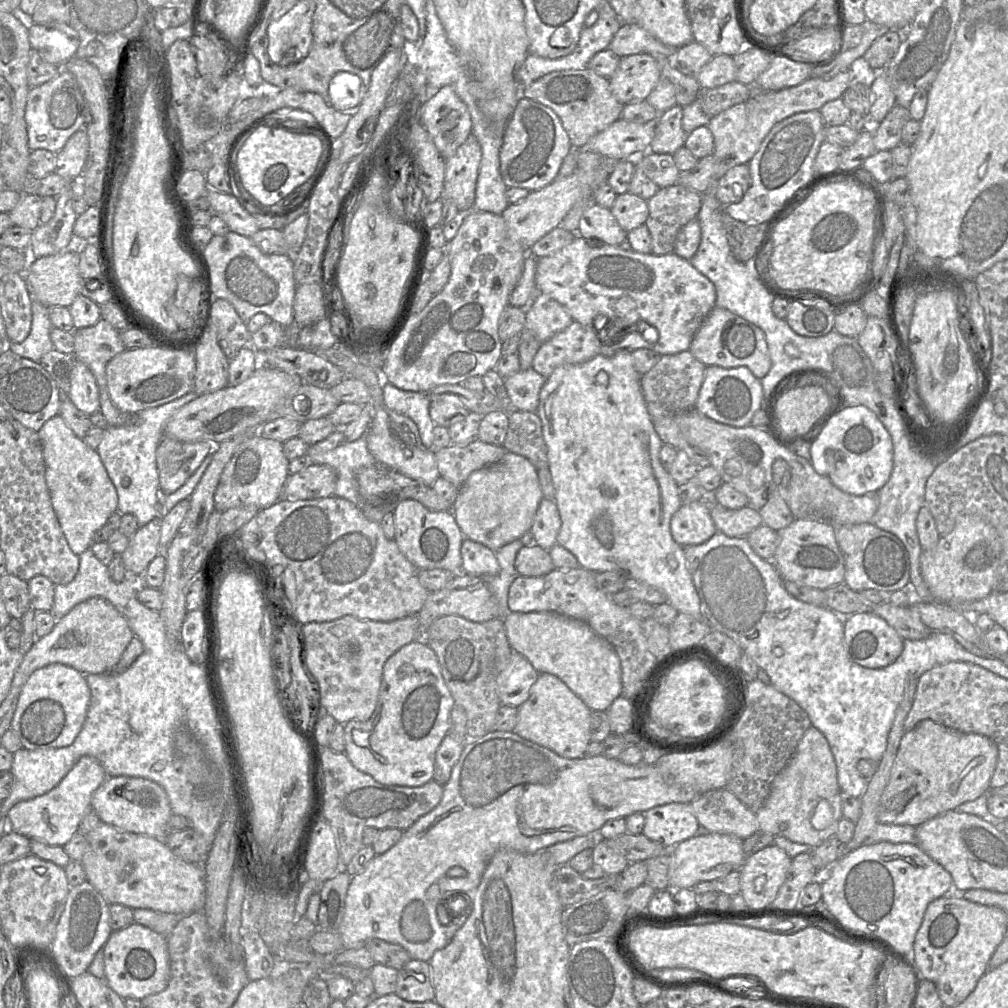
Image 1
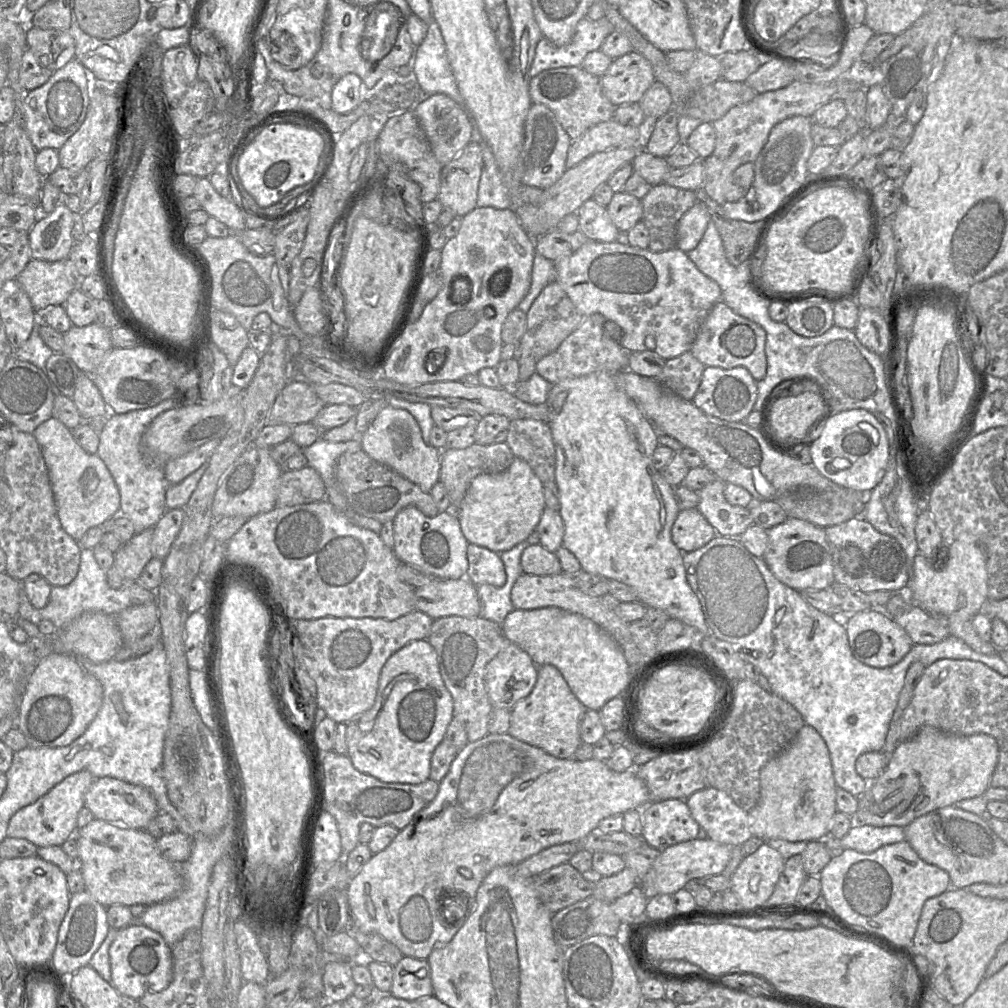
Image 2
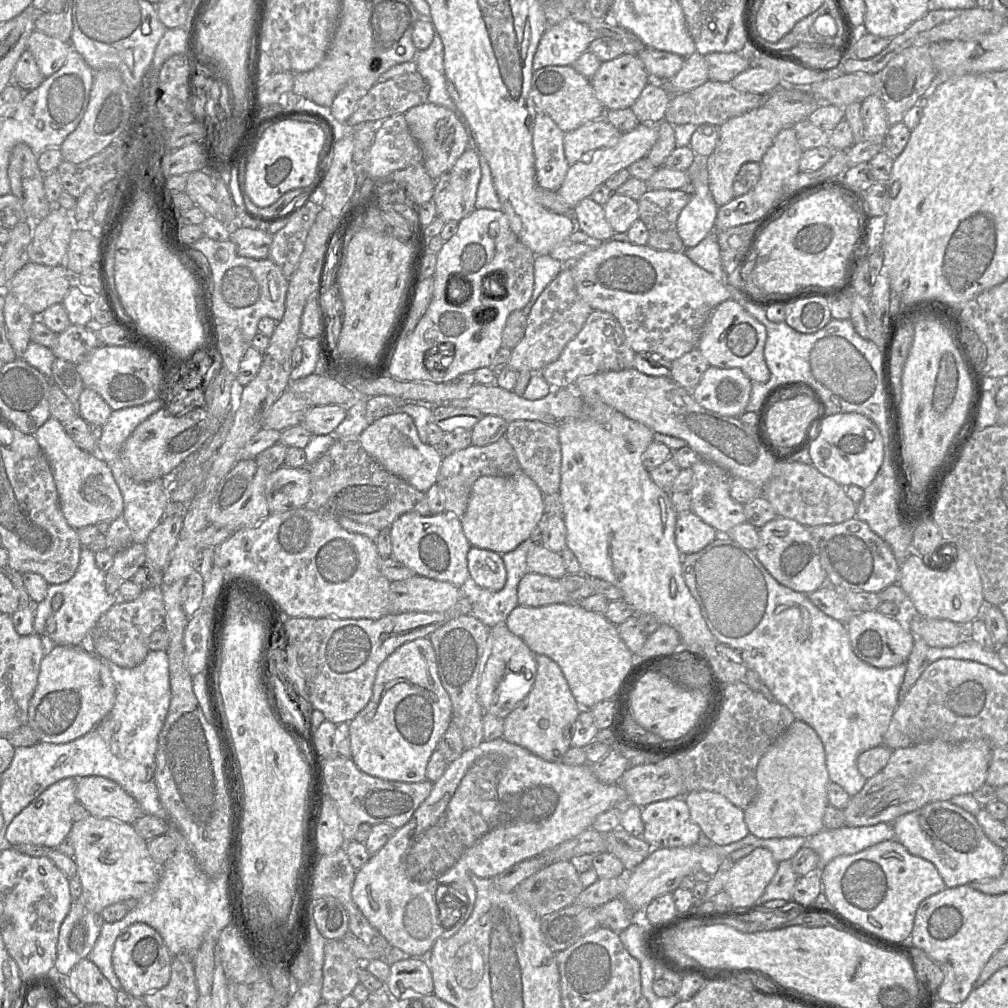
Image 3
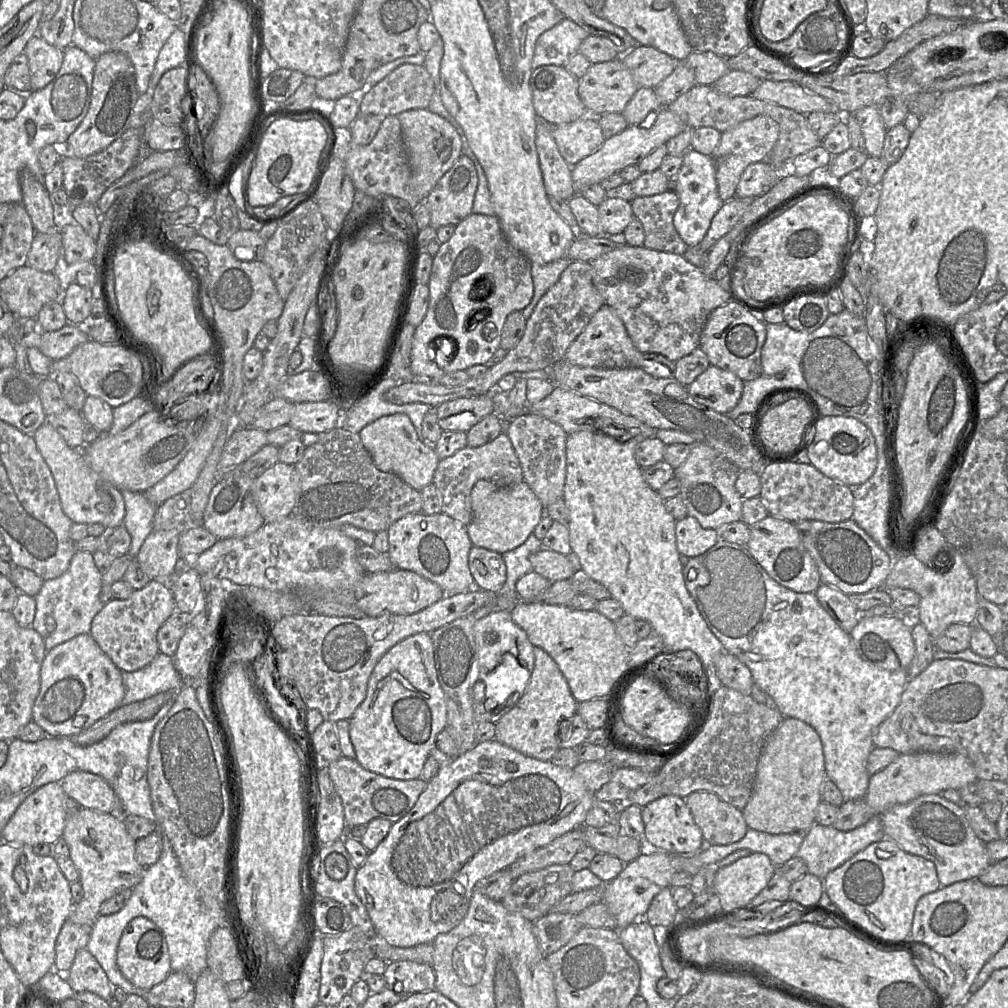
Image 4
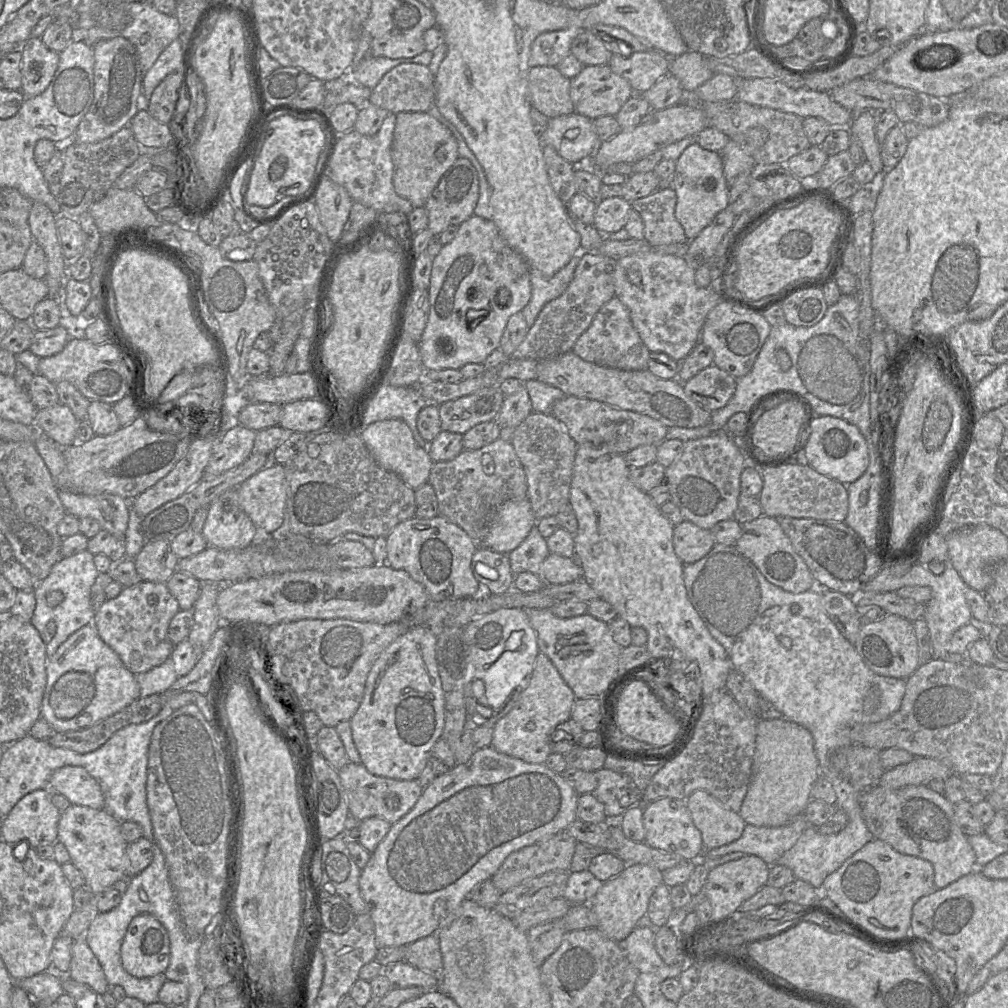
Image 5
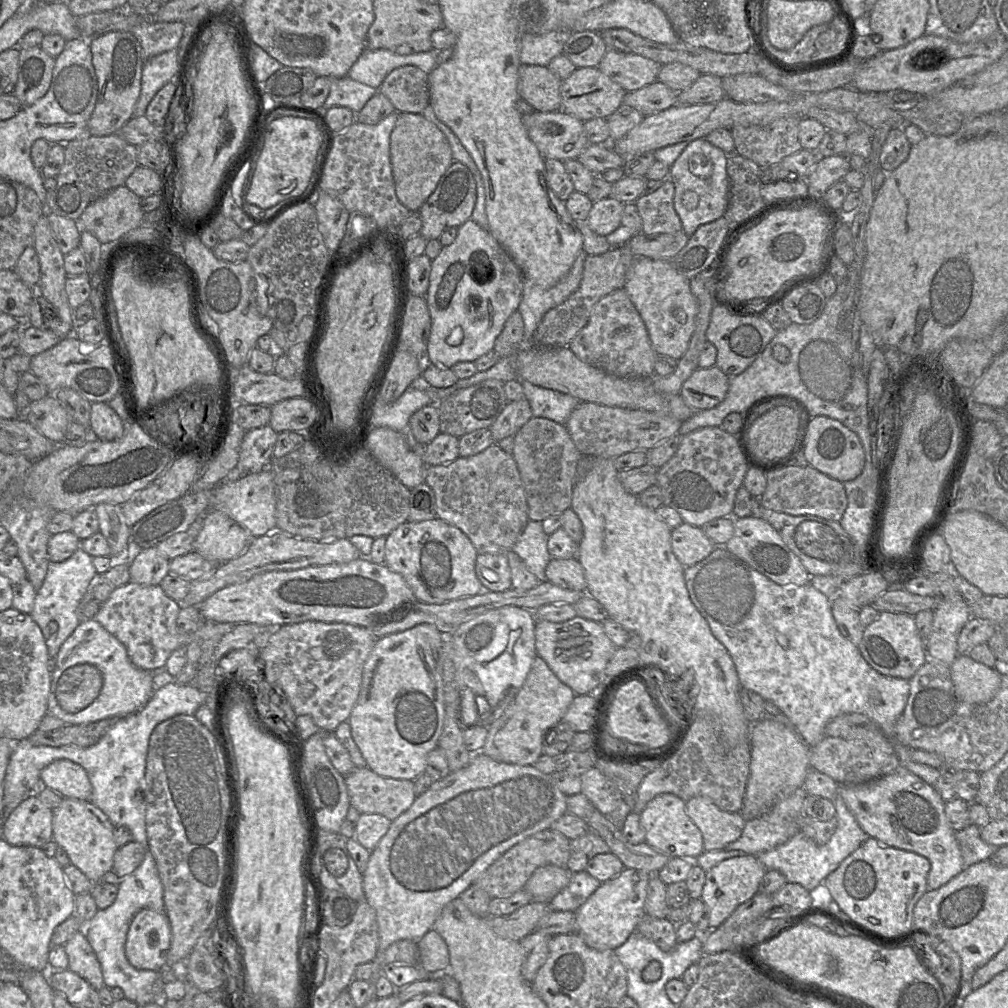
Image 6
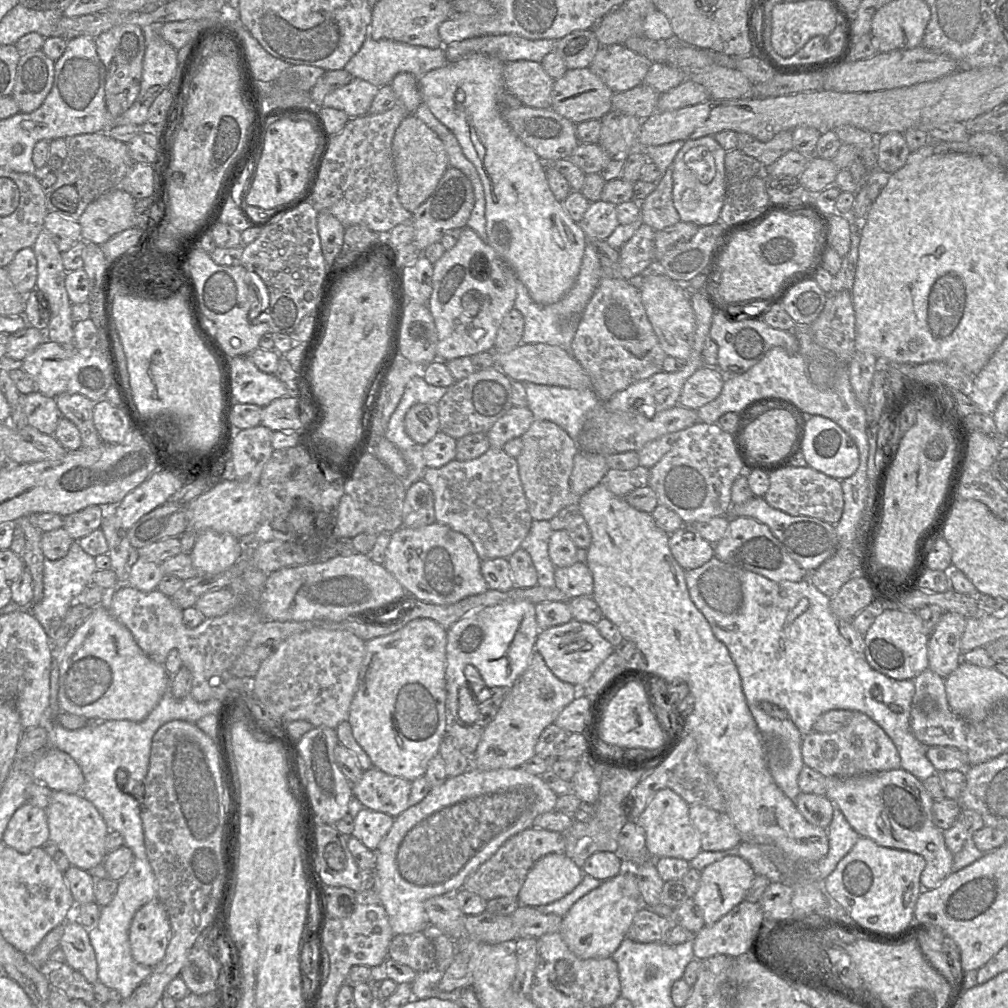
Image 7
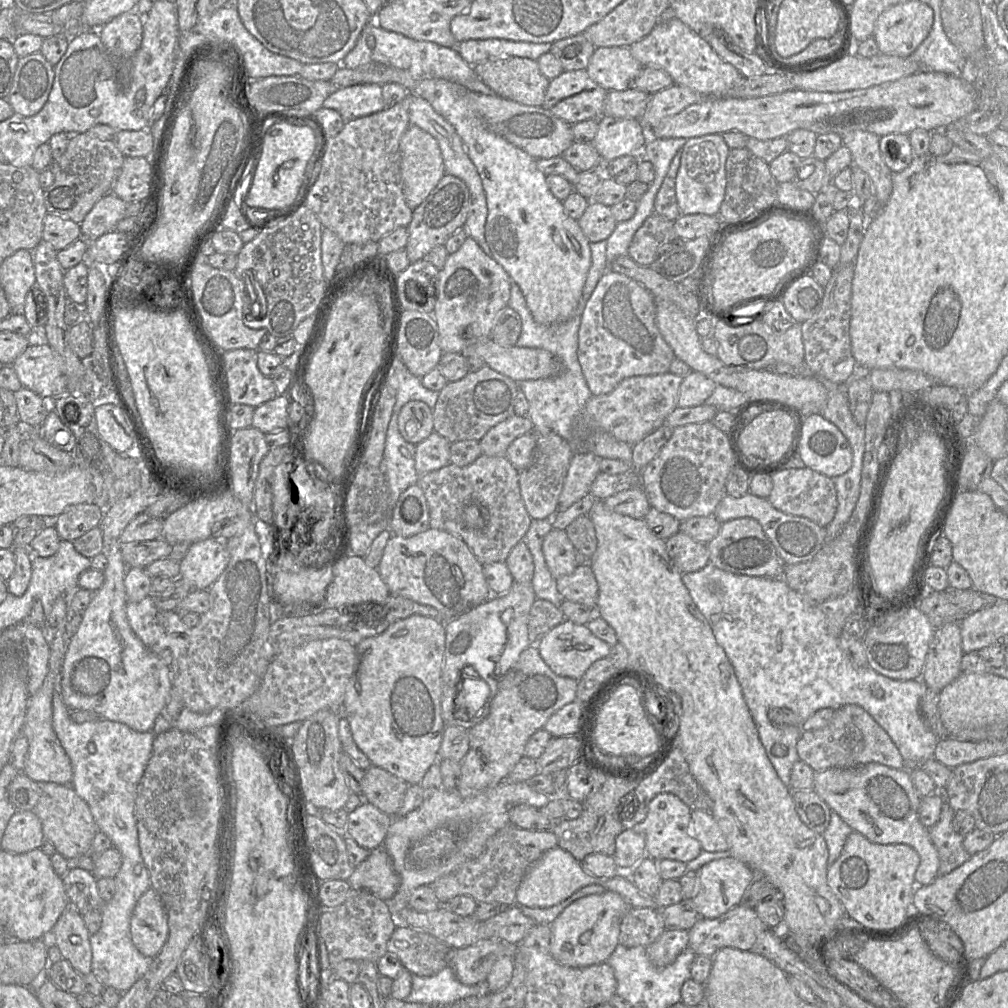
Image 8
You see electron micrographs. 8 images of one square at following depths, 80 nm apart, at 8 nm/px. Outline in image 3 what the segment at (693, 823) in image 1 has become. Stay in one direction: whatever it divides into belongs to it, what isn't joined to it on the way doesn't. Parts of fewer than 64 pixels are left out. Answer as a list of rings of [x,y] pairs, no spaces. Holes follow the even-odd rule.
[[[683,797],[656,801],[643,807],[641,819],[644,824],[642,838],[652,849],[686,847],[696,845],[700,827],[692,820],[690,810]]]

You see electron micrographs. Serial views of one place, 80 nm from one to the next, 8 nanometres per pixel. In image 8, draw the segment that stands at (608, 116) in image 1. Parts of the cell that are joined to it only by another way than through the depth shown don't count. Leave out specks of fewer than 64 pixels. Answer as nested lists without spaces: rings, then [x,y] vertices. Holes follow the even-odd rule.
[[[504,57],[473,66],[478,78],[497,96],[528,106],[542,106],[550,80],[540,71],[537,60]]]

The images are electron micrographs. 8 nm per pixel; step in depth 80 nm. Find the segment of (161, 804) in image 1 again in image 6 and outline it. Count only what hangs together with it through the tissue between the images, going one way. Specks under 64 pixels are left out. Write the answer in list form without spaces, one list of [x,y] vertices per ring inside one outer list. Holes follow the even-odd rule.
[[[68,759],[52,761],[40,772],[41,786],[45,786],[59,793],[64,798],[79,800],[91,800],[92,784],[86,770],[80,765]]]

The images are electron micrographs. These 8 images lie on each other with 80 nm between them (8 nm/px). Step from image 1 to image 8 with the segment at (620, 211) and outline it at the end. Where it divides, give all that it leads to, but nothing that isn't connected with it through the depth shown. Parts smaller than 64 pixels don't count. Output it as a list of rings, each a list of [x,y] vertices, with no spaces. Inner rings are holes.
[[[597,202],[588,204],[577,223],[590,243],[608,239],[617,224],[610,207]]]

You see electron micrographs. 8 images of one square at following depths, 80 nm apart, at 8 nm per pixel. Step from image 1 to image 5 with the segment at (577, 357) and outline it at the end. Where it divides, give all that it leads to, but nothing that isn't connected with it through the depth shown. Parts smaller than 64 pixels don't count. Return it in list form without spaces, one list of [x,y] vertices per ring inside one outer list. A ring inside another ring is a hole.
[[[615,296],[598,310],[588,329],[576,340],[572,352],[584,361],[620,370],[646,370],[651,353],[635,330],[628,309]]]

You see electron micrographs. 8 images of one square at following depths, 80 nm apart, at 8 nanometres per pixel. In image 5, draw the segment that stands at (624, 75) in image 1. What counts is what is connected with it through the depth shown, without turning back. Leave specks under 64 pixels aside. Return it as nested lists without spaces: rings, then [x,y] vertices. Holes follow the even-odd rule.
[[[608,64],[584,66],[577,76],[570,79],[570,98],[574,113],[591,120],[601,116],[615,116],[633,93],[629,82],[614,73]]]

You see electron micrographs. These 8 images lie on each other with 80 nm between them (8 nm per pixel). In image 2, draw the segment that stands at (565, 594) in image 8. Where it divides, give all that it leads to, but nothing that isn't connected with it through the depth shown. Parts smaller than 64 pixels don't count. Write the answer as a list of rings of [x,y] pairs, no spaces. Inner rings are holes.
[[[540,544],[527,546],[521,554],[520,565],[523,573],[547,576],[559,574],[562,568],[559,559]]]

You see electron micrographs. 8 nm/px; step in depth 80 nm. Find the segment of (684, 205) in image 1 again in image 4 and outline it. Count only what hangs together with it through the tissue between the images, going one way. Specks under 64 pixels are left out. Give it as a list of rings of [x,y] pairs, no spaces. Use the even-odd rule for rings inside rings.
[[[673,189],[631,201],[634,216],[644,227],[643,246],[649,249],[683,255],[688,245],[674,227],[673,218],[679,197]]]

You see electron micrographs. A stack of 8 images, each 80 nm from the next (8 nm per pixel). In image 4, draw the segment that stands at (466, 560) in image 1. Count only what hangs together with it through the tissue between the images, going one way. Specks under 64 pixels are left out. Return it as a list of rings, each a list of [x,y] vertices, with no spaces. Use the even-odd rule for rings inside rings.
[[[472,546],[468,566],[475,583],[483,590],[499,592],[506,582],[506,565],[501,554]]]

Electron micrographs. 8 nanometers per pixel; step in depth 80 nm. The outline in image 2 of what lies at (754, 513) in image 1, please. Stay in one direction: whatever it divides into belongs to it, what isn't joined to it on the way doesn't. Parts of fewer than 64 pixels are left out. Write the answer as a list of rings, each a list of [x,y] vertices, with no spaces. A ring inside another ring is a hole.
[[[716,478],[698,492],[697,509],[721,536],[741,536],[754,523],[749,507],[731,505],[724,496],[725,482]]]

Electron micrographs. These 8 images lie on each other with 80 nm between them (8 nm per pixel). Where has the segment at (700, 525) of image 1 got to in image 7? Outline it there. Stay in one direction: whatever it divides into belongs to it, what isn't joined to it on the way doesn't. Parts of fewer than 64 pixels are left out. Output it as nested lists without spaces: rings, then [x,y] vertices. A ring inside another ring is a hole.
[[[686,524],[669,535],[669,547],[673,557],[684,570],[698,568],[714,557],[714,544]]]

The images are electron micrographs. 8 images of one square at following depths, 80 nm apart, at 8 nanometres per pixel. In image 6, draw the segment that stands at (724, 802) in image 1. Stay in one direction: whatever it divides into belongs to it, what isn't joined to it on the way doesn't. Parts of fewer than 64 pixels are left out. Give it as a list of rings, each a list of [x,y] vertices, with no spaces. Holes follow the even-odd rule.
[[[703,796],[688,800],[686,813],[702,834],[704,851],[723,850],[741,836],[746,823],[740,812],[723,811]]]

